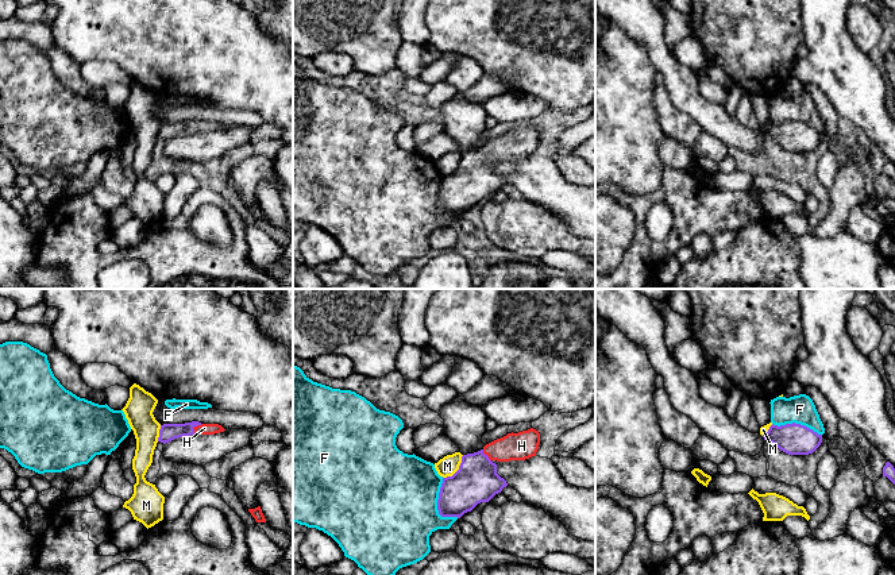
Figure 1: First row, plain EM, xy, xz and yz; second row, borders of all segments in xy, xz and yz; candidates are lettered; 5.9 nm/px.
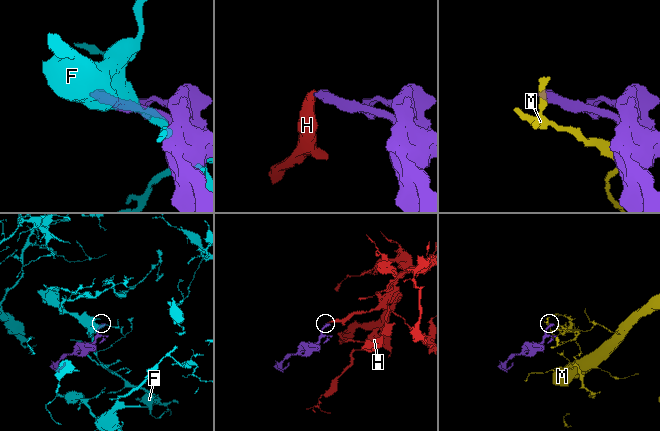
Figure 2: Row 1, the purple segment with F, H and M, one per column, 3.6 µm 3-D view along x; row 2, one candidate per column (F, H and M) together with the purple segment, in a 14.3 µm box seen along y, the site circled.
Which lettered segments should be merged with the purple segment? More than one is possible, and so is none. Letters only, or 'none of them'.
H

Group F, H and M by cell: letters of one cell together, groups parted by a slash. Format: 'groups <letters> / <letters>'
groups F / H / M

